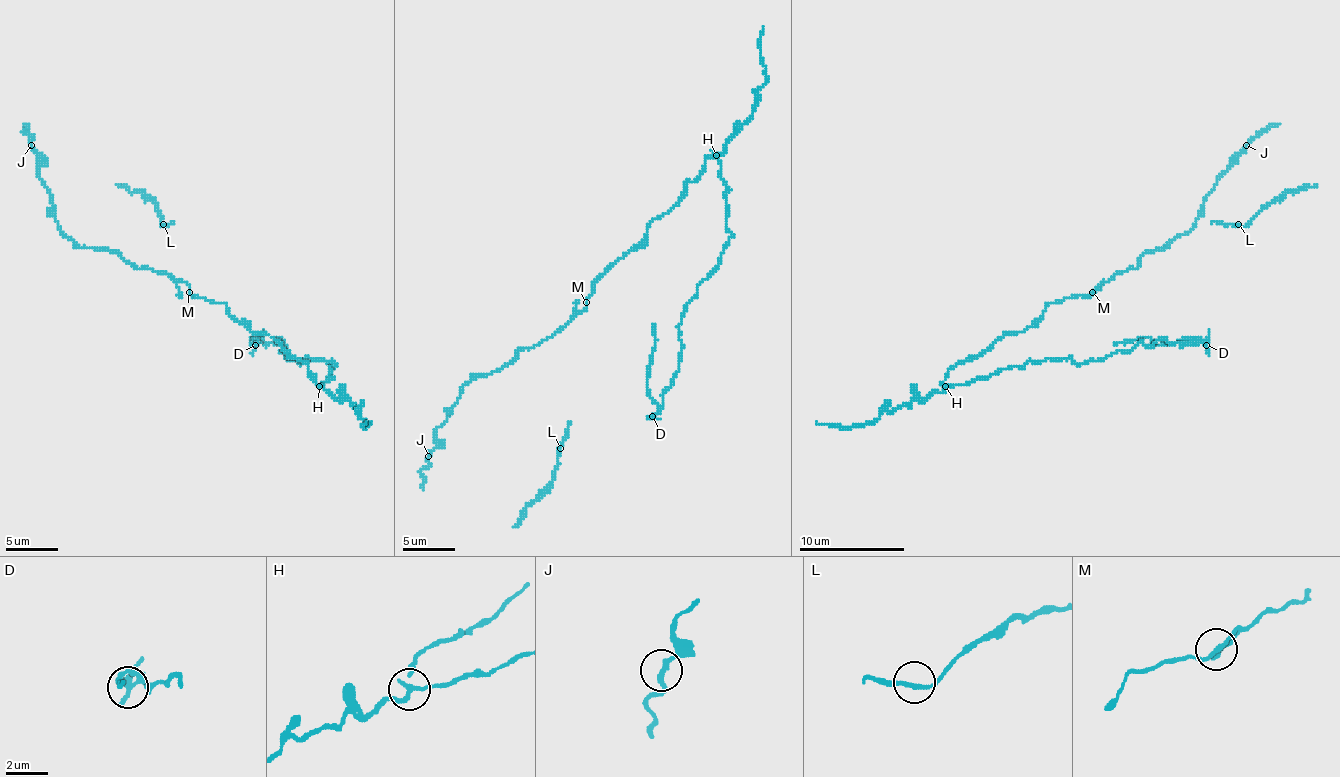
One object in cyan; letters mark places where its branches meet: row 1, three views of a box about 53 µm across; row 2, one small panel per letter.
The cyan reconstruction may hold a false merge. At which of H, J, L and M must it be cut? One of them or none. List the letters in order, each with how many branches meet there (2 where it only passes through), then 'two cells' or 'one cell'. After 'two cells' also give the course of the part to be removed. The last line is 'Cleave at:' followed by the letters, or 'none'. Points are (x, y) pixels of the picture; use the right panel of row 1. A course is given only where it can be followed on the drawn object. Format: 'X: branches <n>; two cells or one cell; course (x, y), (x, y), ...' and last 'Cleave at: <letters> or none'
H: branches 3; two cells; course (945, 387), (1056, 358), (1085, 363), (1140, 342), (1196, 342), (1188, 337), (1156, 345), (1138, 337), (1114, 345)
J: branches 2; one cell
L: branches 2; one cell
M: branches 2; one cell
Cleave at: H

